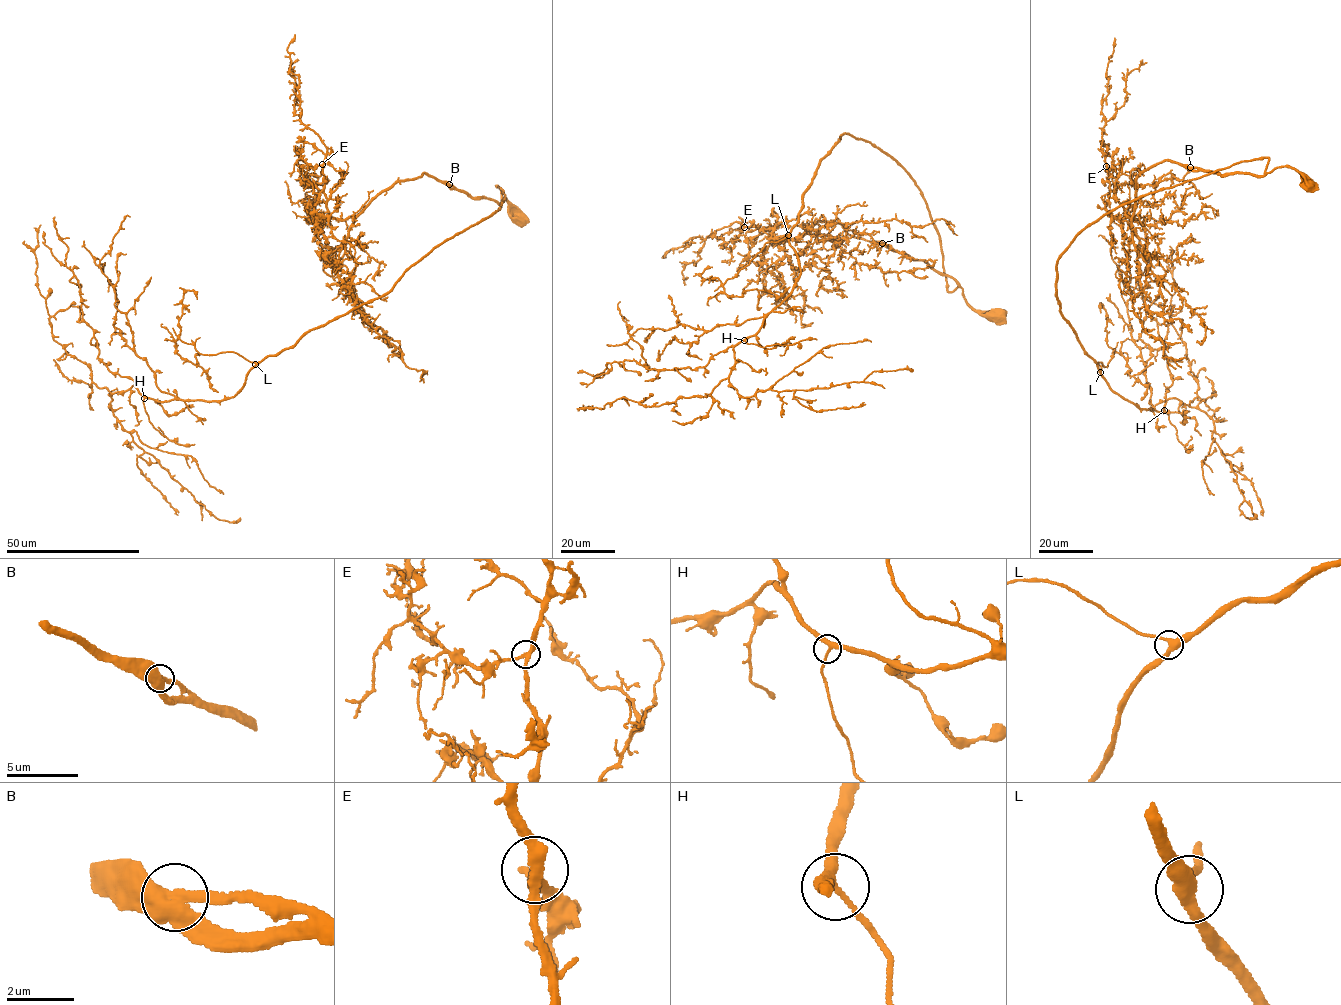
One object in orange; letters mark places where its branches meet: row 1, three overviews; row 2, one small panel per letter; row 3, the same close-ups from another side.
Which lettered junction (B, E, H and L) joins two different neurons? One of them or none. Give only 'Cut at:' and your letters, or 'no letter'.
Cut at: no letter

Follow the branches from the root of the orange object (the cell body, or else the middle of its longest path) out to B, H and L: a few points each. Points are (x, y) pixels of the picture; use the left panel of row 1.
B: (519, 221), (510, 215), (505, 197), (499, 204), (491, 199), (469, 197), (461, 189), (450, 188), (449, 185)
H: (519, 221), (495, 186), (505, 194), (501, 208), (435, 246), (387, 292), (270, 355), (234, 395), (144, 398)
L: (519, 221), (495, 186), (505, 194), (501, 208), (435, 246), (387, 292), (255, 364)

